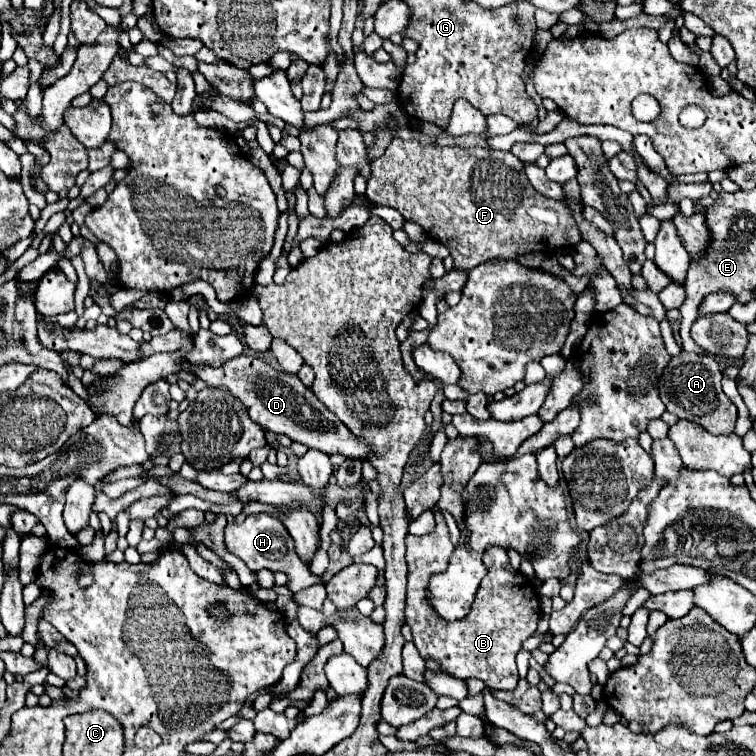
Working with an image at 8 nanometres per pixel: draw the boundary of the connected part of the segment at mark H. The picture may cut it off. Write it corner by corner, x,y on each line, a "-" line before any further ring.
256,513
256,515
248,515
242,523
228,523
224,527
224,539
226,539
226,549
230,553
234,553
236,557
240,557
252,571
260,571
260,569
270,569
270,571
282,571
288,575
290,579
290,589
294,593
322,583
320,577
312,575
308,571
308,567
304,567
302,563
298,563
298,555
294,551
294,543
288,535
288,529
272,515
266,513

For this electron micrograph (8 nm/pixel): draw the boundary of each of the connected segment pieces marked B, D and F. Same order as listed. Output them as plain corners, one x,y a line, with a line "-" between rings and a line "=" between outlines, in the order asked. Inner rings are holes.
436,513
436,529
430,535
406,535
408,585
404,613
406,625
412,629
414,645
424,659
436,659
442,669
456,679
476,677
482,679
490,689
512,691
518,683
516,653
522,649
522,643
534,635
542,615
540,595
530,579
510,567
508,555
502,547
488,547
488,551
484,551
484,565
488,567
488,575
478,587
472,611
458,621
440,619
440,615
432,613
428,599
428,579
440,571
446,571
452,551
454,545
450,543
442,513
=
242,353
220,367
192,365
186,359
180,365
184,373
202,379
208,387
226,387
232,397
242,401
242,405
248,409
250,419
272,433
284,433
292,441
298,441
306,447
316,447
328,455
358,459
366,459
366,455
372,455
372,451
364,447
364,439
356,439
356,435
352,435
352,431
348,431
348,427
344,427
344,423
340,423
340,419
336,419
336,415
332,415
328,407
324,407
324,403
316,399
312,389
306,387
296,375
278,371
254,355
=
392,139
384,155
372,161
372,177
368,181
366,195
378,205
398,209
402,217
404,213
408,213
410,217
404,217
406,221
418,223
432,239
440,241
450,249
456,269
470,271
476,265
488,261
490,257
514,259
522,253
552,253
556,249
574,247
580,241
580,231
576,231
576,219
572,219
568,203
538,195
534,187
524,181
522,173
524,163
516,159
510,151
488,151
482,147
424,147
418,141
-
534,209
546,209
548,215
536,215

